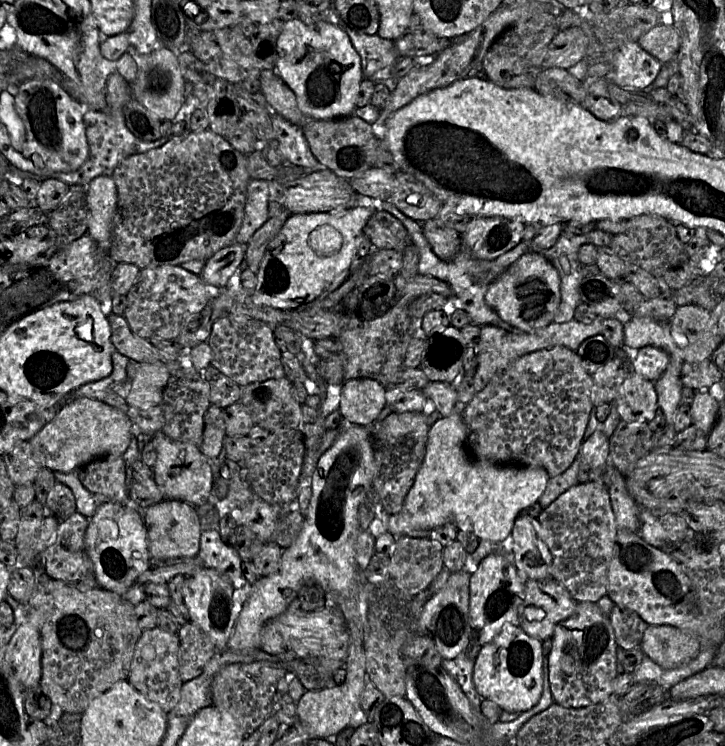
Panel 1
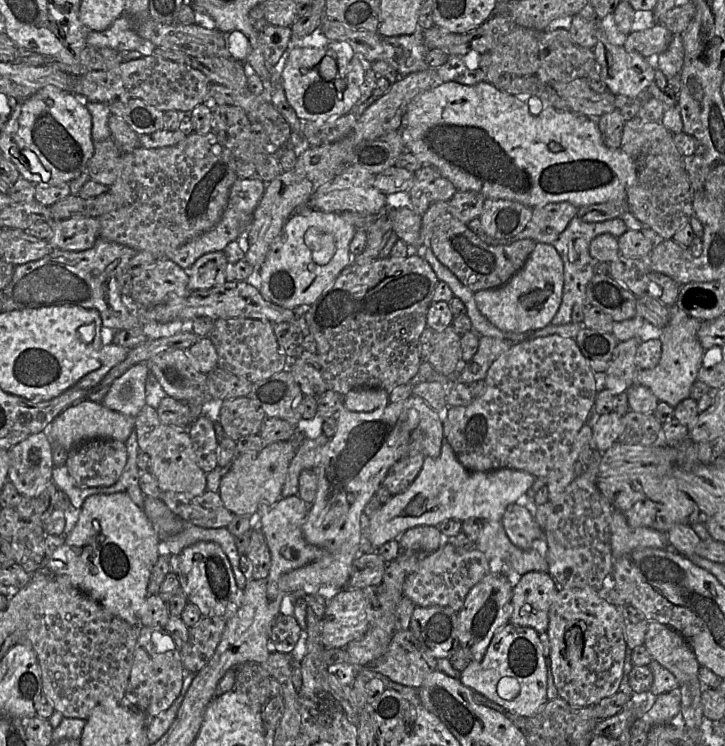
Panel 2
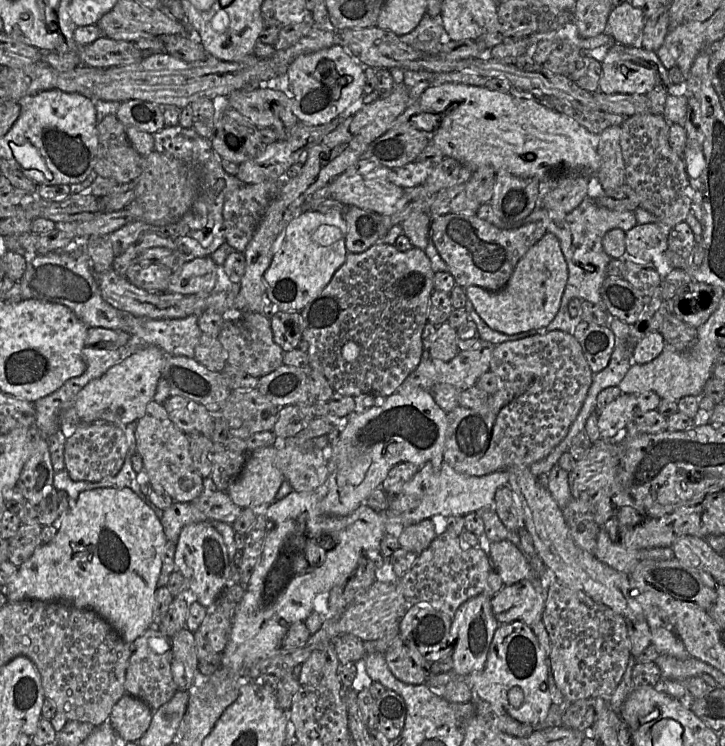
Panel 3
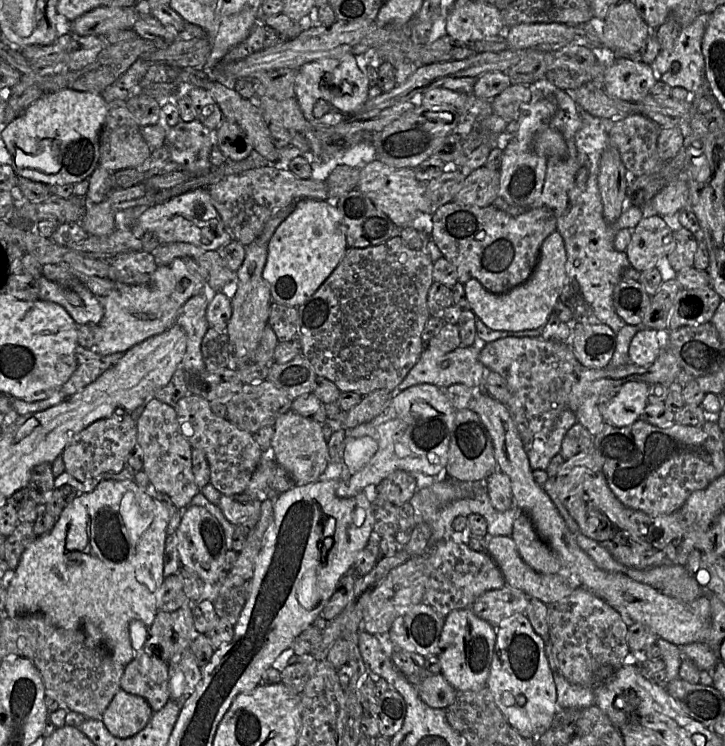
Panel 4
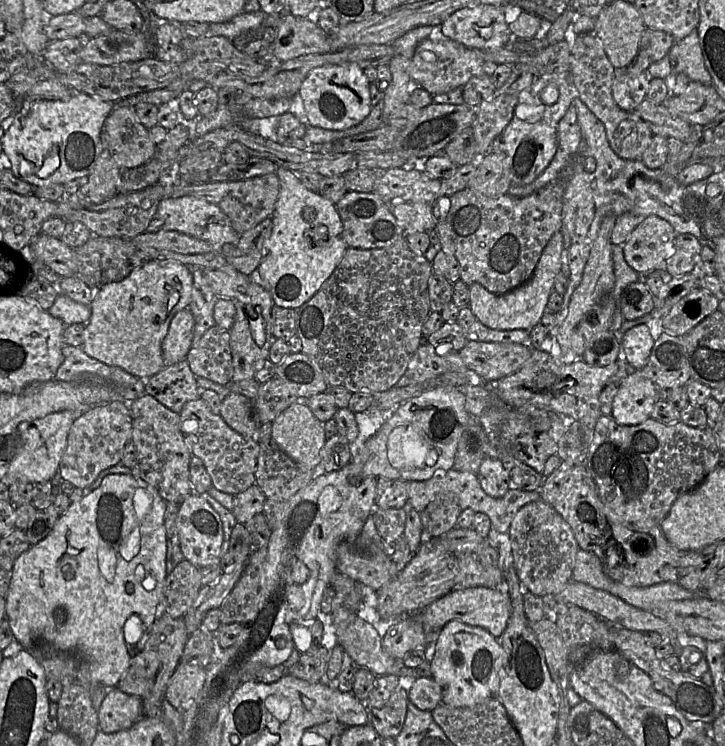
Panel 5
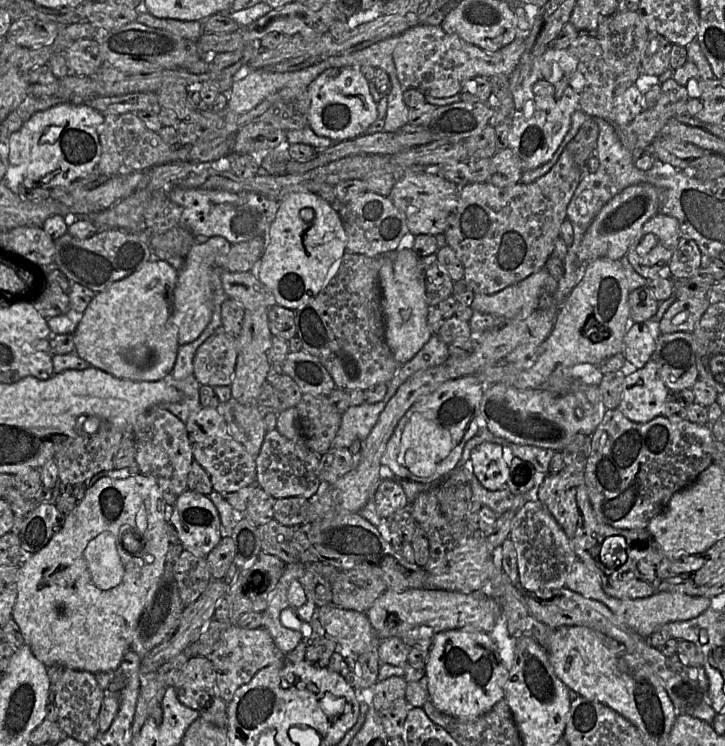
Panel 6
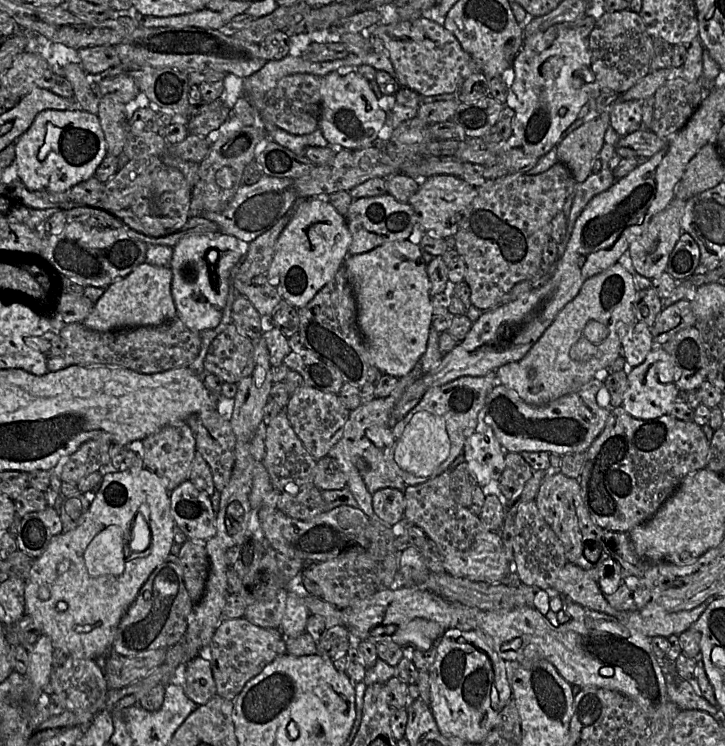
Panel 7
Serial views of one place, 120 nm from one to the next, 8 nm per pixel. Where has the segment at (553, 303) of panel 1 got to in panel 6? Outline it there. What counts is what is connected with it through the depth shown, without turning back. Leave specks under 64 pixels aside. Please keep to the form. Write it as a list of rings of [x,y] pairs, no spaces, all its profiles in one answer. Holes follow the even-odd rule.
[[[540,269],[526,279],[492,295],[474,294],[473,311],[505,320],[525,318],[537,310],[539,296],[549,273]]]

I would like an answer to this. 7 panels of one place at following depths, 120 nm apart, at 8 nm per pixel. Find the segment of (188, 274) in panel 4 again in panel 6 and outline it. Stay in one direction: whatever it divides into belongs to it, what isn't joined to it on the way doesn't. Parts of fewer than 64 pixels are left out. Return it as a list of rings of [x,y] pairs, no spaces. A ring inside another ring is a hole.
[[[153,258],[129,276],[96,293],[84,311],[73,333],[76,353],[80,358],[117,378],[132,381],[168,379],[174,367],[178,343],[178,327],[174,322],[173,295],[179,271],[164,260]]]

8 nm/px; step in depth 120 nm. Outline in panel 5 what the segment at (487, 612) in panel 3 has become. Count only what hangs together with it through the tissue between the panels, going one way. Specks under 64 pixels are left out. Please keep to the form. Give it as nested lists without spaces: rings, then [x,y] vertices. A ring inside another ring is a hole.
[[[460,620],[449,621],[436,634],[430,661],[431,677],[441,688],[442,703],[453,707],[470,707],[496,696],[502,660],[503,648],[499,640],[486,629]]]

